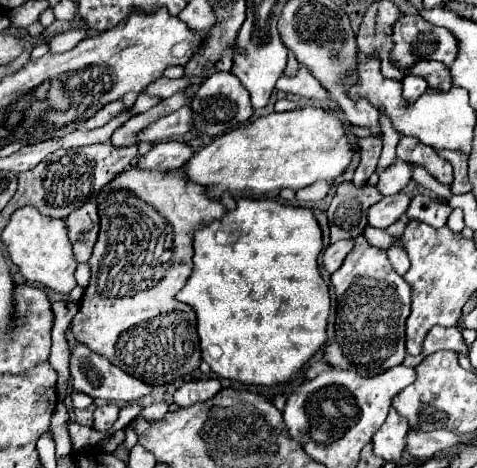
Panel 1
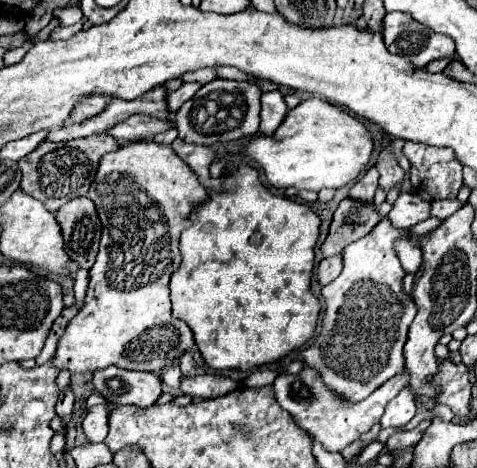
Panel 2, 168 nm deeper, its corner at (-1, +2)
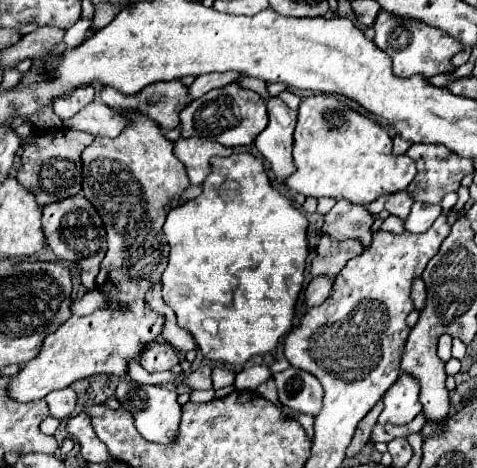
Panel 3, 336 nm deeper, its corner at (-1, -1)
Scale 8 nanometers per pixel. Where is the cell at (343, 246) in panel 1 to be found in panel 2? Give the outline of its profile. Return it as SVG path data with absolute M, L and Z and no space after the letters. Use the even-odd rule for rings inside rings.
M341 256L325 258L325 260L321 260L319 266L317 266L317 280L319 280L321 286L327 286L327 284L333 282L339 274L341 274Z

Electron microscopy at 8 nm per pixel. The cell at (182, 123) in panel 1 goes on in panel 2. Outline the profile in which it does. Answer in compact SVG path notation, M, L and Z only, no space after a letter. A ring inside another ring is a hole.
M135 114L125 118L119 126L113 126L111 130L107 130L107 134L111 134L117 142L135 142L135 140L147 140L153 138L159 132L169 130L171 124L167 120L157 120L151 116L143 116L143 114Z

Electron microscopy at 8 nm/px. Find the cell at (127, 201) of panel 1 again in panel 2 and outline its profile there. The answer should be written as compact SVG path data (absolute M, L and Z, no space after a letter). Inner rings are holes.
M147 140L121 144L119 150L105 154L99 160L99 168L87 196L97 206L103 224L101 246L97 260L89 270L91 280L85 306L67 324L63 336L57 340L57 350L51 364L57 370L69 370L71 374L93 374L95 370L103 370L107 366L161 372L195 344L191 328L171 314L169 280L181 264L179 234L185 226L189 226L187 216L191 210L205 202L207 190L199 184L193 170L179 156L175 156L171 146L161 146Z

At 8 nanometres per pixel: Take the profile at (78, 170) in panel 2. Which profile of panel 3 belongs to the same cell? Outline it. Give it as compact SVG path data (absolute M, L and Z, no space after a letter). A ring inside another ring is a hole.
M67 127L39 131L31 145L23 145L23 155L21 155L23 165L17 171L15 179L35 195L35 199L41 207L45 207L49 203L63 201L67 197L75 197L81 191L81 181L83 181L83 177L81 177L81 173L83 173L81 151L87 145L91 145L93 139L95 137L91 133L73 131Z

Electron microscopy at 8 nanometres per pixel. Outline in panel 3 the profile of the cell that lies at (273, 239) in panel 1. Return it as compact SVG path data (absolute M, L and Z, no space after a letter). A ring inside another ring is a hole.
M251 153L217 157L211 165L213 171L203 183L203 193L169 211L163 225L171 247L169 265L163 273L163 301L175 311L179 327L195 337L203 357L241 371L251 357L271 353L279 339L293 329L295 305L309 255L309 221L287 197L271 187L261 159Z

